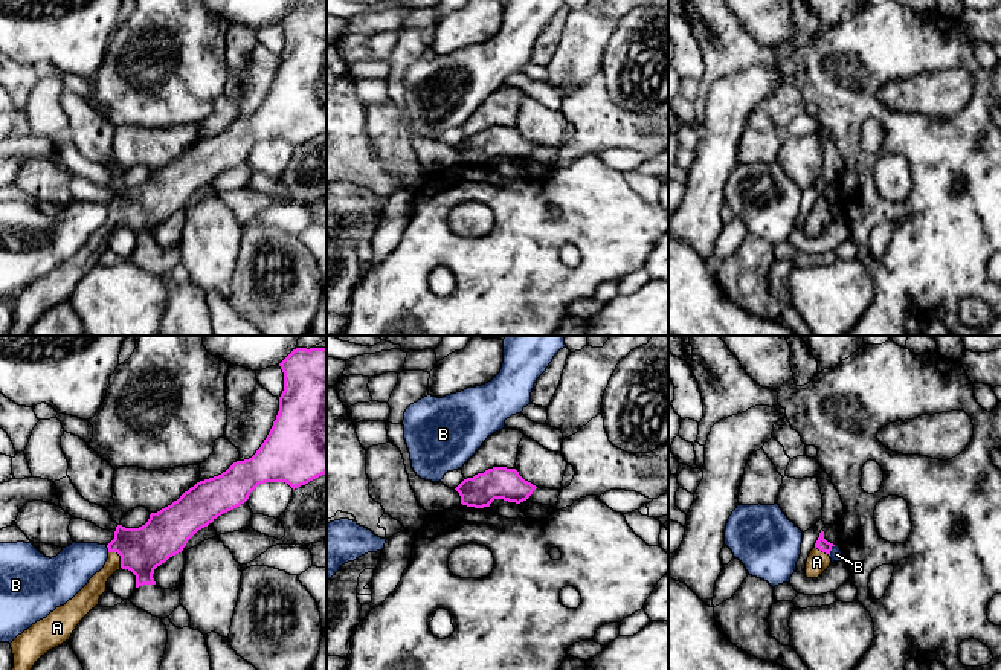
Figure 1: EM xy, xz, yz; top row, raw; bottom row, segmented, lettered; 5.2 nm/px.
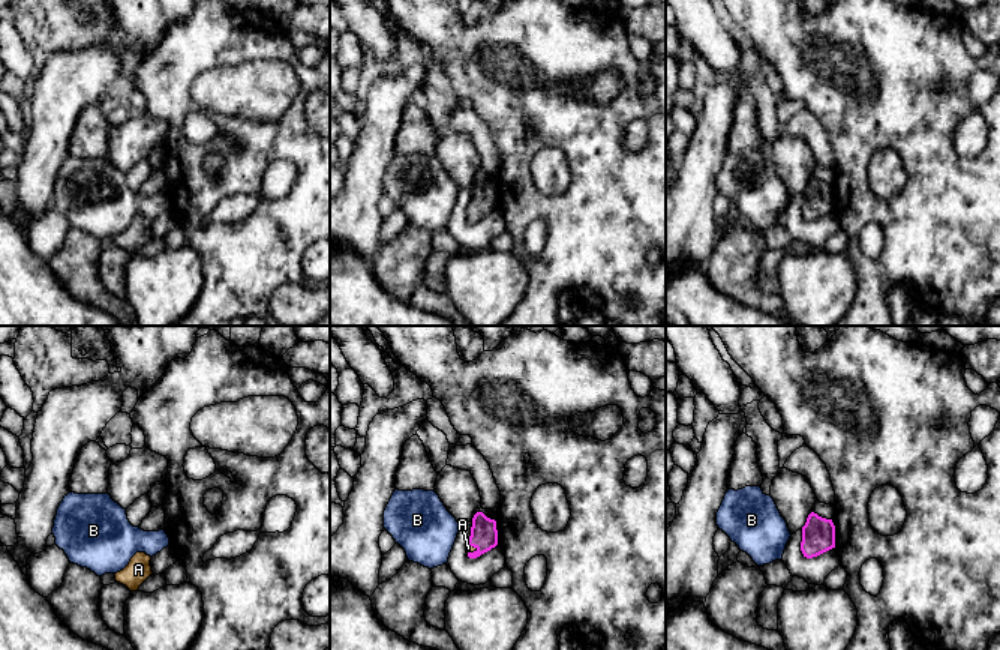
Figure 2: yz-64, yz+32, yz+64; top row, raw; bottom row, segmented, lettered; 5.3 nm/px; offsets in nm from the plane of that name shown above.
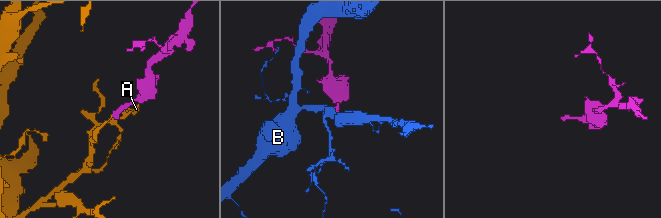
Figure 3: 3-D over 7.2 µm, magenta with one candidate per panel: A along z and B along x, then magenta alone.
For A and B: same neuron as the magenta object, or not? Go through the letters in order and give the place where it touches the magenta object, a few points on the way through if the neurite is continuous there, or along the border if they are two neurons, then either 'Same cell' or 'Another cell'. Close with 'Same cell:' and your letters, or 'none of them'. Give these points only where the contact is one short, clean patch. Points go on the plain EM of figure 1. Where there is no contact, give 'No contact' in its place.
A: Touches magenta at xy (119, 212). Path across: xy (142, 208), (127, 208), (119, 212), (96, 244). Same cell
B: Touches magenta at yz (830, 208). Boundary: yz (835, 203), (829, 212). Another cell
Same cell: A

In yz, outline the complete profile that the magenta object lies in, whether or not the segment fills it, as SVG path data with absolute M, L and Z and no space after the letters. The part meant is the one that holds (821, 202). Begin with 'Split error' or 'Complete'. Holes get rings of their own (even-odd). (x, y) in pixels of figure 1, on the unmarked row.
Split error. M821 188L815 206L810 209L806 220L807 237L818 237L830 224L830 209L833 205L833 201L824 197L824 189Z

